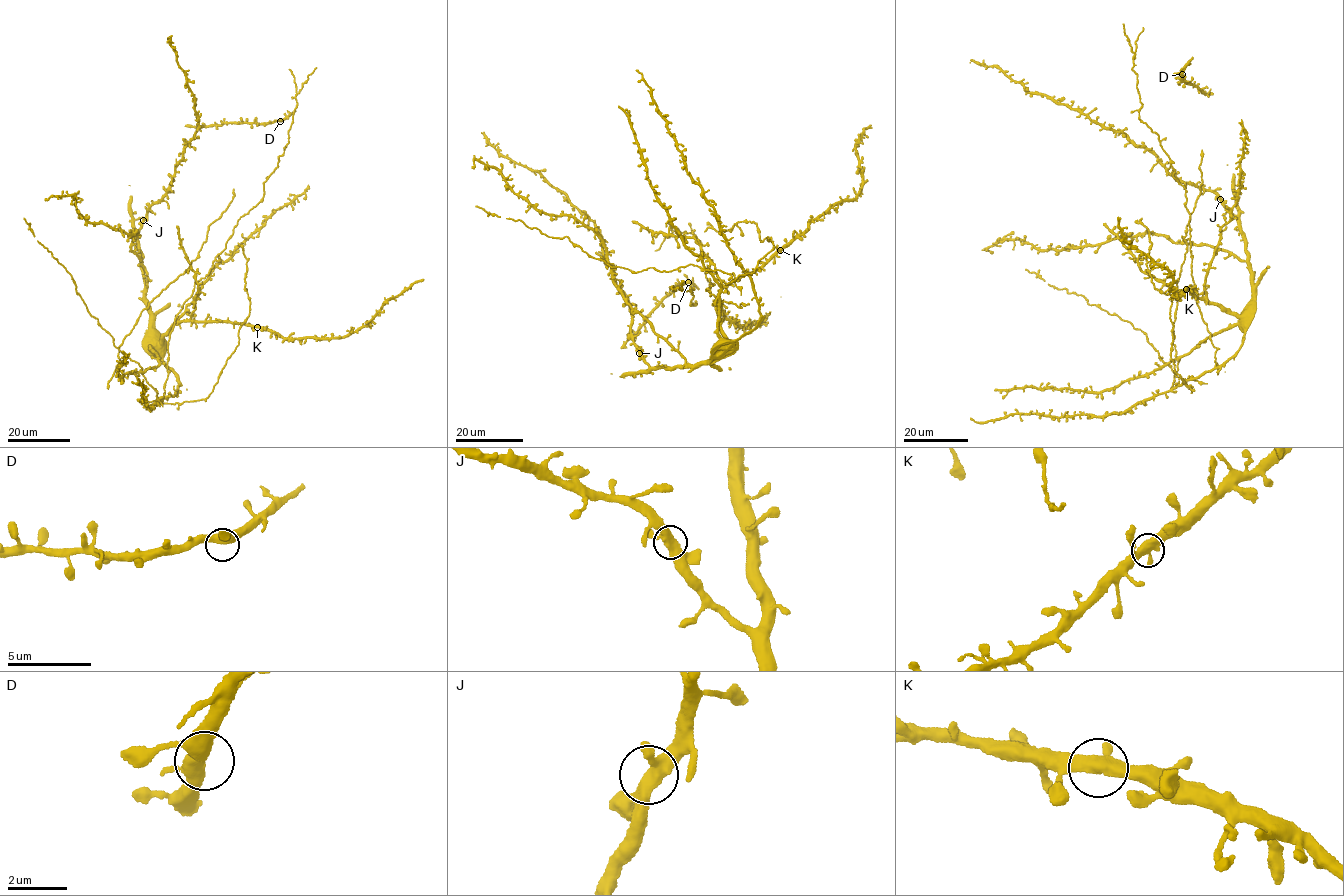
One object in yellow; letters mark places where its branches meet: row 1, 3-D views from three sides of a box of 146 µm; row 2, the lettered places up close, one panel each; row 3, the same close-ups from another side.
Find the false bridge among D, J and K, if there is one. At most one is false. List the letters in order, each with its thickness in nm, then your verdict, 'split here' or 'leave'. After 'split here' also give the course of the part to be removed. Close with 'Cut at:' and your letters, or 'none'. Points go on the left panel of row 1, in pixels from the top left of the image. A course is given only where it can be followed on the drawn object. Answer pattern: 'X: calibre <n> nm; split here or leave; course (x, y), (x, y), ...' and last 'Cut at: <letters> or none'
D: calibre 400 nm; leave
J: calibre 400 nm; leave
K: calibre 420 nm; leave
Cut at: none

